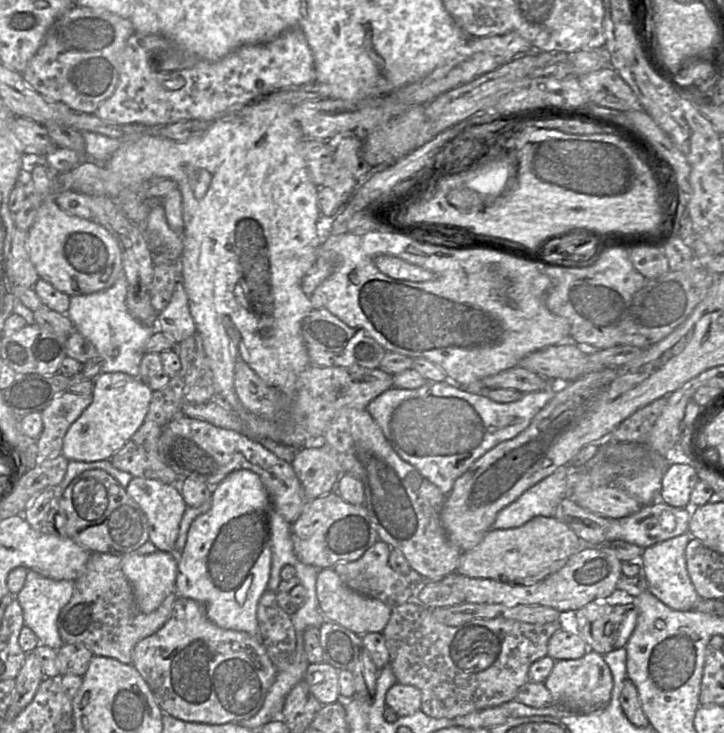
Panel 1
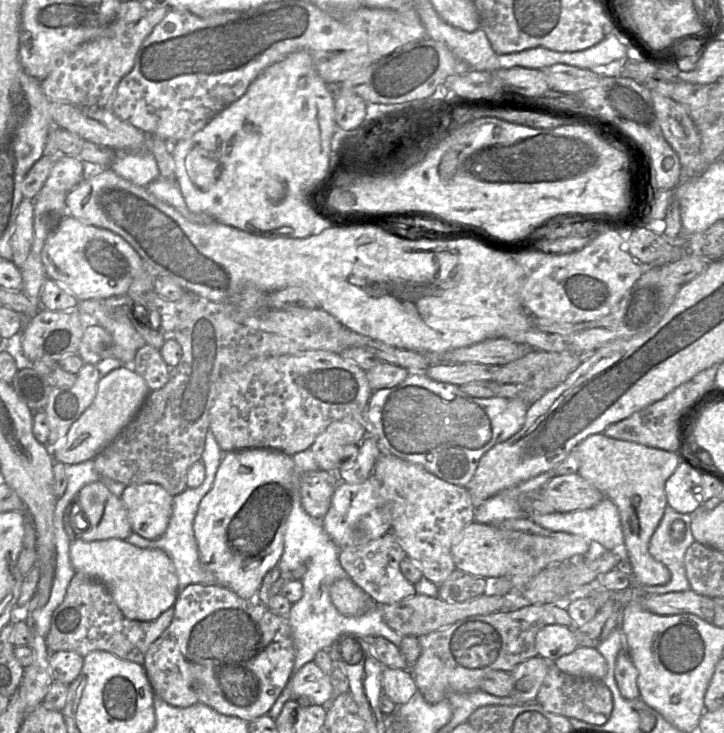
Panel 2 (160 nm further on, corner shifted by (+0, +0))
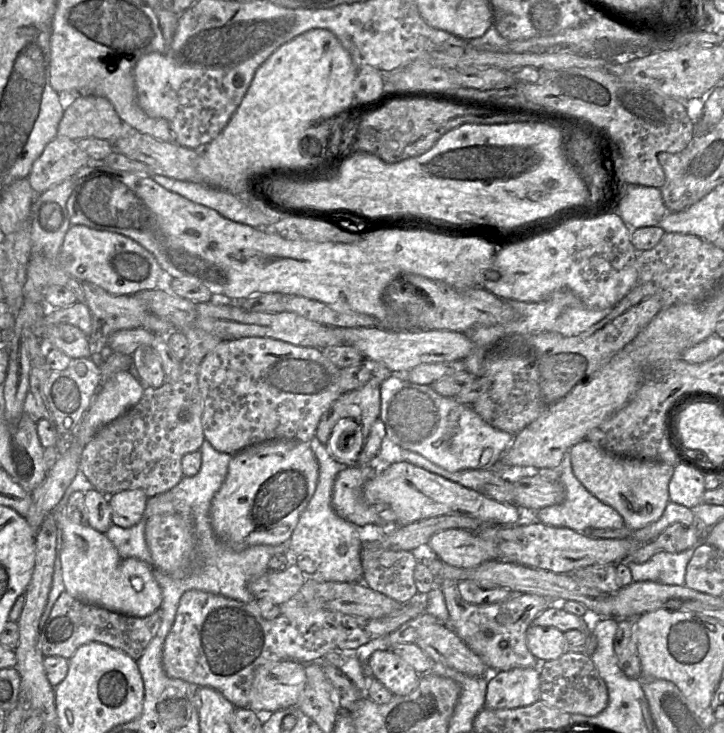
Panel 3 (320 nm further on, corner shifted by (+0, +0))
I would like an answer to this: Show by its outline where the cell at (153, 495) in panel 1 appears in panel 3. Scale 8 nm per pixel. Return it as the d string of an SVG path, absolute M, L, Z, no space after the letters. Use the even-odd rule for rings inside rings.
M126 490L108 495L112 509L112 523L121 528L130 528L144 516L149 497L142 490Z

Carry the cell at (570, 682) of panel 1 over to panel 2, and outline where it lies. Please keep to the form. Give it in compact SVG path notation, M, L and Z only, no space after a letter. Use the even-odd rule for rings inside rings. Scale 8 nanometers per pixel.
M578 647L572 653L555 660L553 664L568 675L602 681L608 670L604 657L596 648L588 647Z

